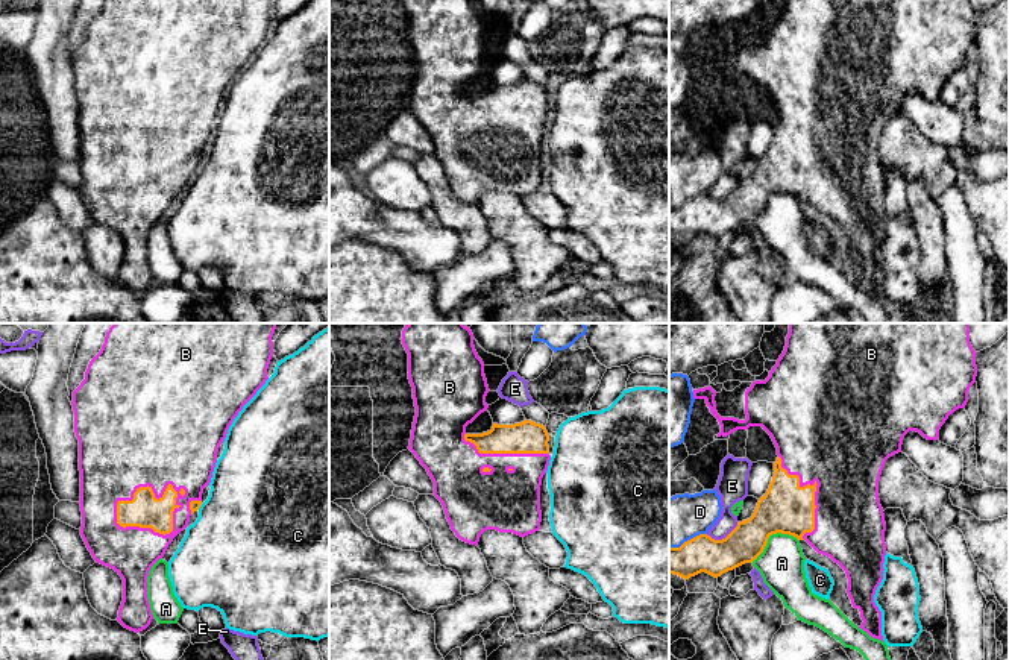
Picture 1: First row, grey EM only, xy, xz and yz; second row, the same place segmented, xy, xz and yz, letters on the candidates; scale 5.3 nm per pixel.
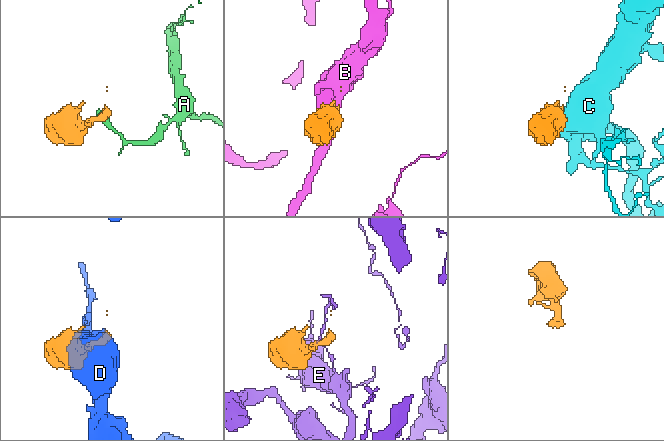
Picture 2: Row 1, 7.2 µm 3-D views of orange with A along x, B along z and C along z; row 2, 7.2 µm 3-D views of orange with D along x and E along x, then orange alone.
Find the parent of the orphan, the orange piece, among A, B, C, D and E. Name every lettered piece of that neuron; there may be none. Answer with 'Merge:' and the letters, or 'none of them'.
Merge: B

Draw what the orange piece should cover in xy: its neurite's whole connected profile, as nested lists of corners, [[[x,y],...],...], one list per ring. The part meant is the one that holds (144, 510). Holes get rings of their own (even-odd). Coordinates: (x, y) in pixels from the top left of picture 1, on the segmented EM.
[[[114,323],[85,379],[73,391],[74,432],[79,440],[80,536],[93,558],[123,580],[117,621],[140,633],[152,619],[147,577],[173,539],[202,505],[217,452],[243,407],[269,379],[276,323]]]

